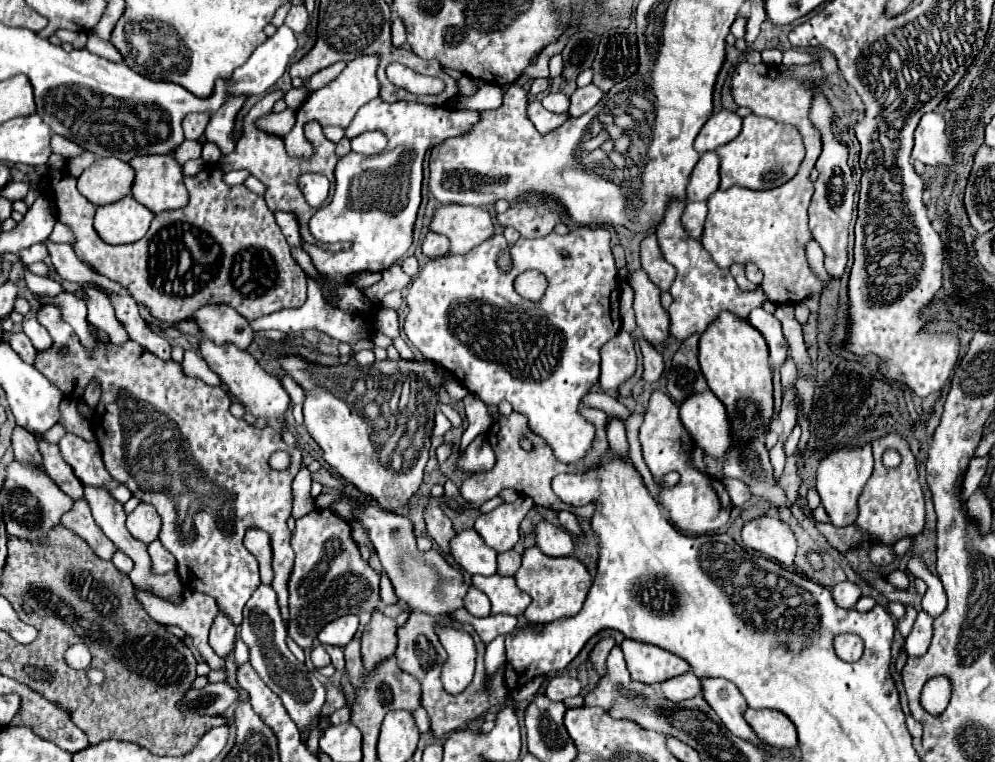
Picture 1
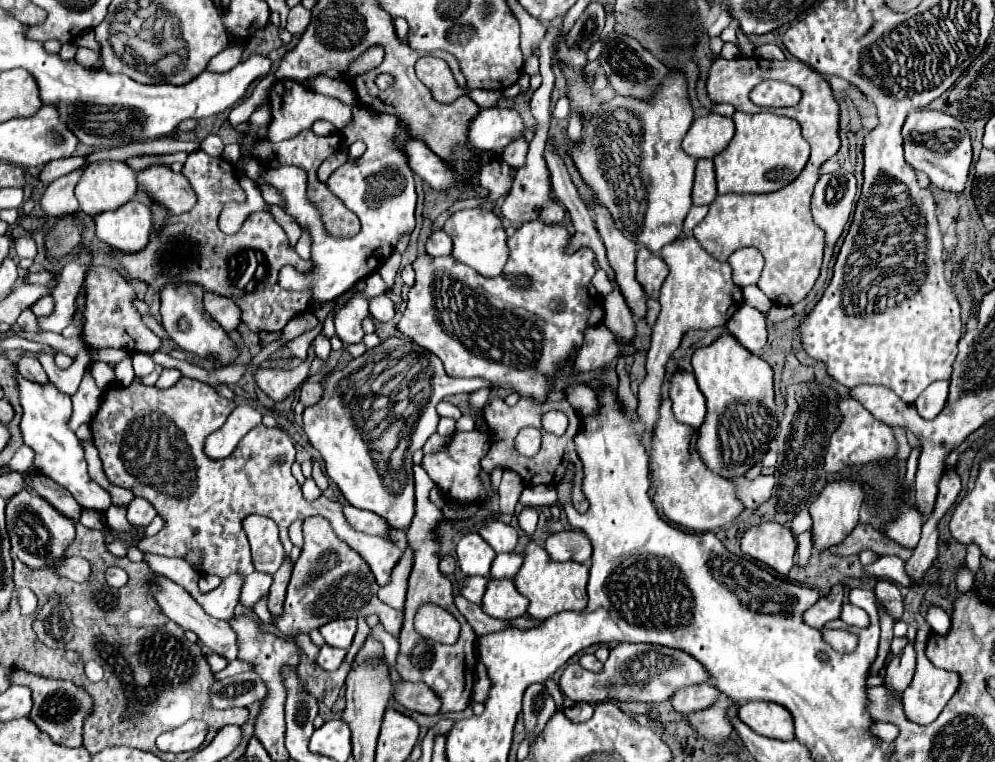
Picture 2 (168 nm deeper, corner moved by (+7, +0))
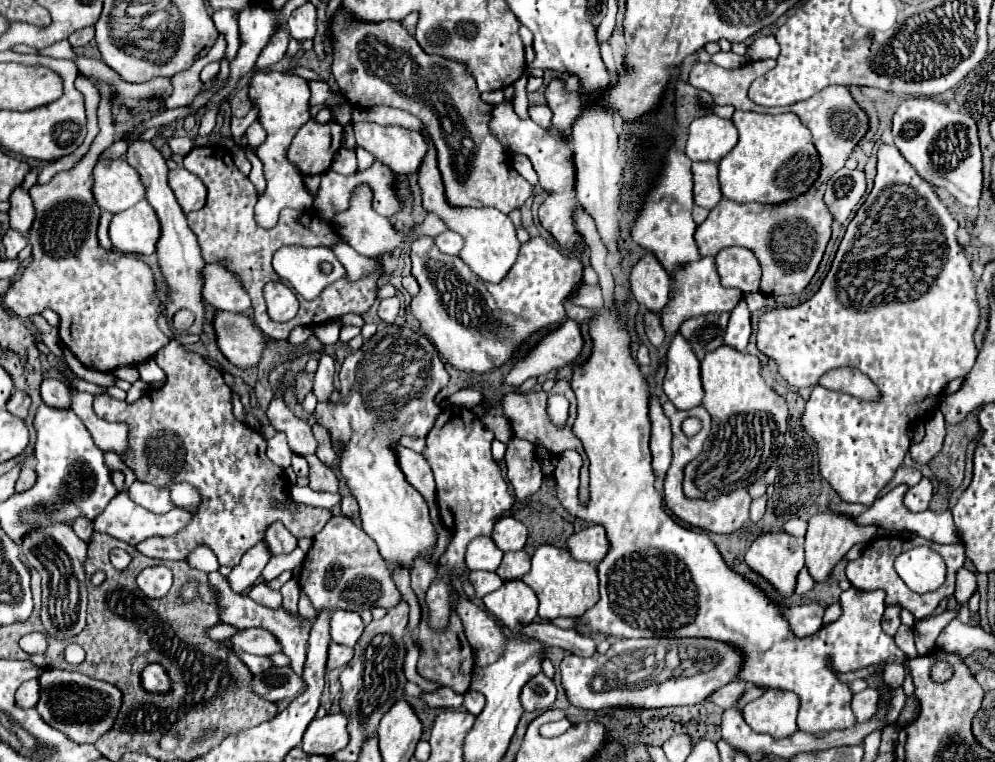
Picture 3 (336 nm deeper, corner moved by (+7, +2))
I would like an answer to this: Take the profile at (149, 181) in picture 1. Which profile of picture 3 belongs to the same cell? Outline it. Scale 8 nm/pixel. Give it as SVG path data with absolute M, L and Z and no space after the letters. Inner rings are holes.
M176 168L168 172L168 184L172 192L176 194L178 204L188 214L192 210L198 210L206 202L206 188L204 184L186 168Z

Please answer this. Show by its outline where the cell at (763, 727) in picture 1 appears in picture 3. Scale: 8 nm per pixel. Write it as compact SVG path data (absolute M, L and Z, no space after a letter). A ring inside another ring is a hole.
M766 690L760 698L744 706L744 720L752 730L770 734L772 738L792 736L798 714L798 698L784 690Z

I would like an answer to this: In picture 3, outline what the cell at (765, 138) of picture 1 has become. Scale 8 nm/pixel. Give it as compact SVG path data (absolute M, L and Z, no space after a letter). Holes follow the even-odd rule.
M736 110L732 116L738 128L740 140L718 162L720 188L724 198L746 202L778 204L794 196L804 194L816 180L820 172L820 158L812 144L810 130L798 120L796 114L758 114Z

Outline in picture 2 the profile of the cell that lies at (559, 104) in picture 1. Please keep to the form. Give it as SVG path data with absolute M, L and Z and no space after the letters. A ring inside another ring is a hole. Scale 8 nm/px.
M562 96L562 98L556 102L556 106L554 106L552 118L558 118L558 120L562 120L562 118L566 118L568 114L570 114L570 100L568 100L566 96Z

